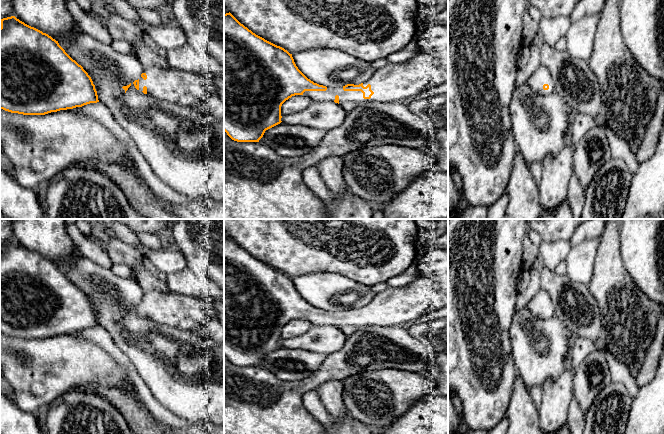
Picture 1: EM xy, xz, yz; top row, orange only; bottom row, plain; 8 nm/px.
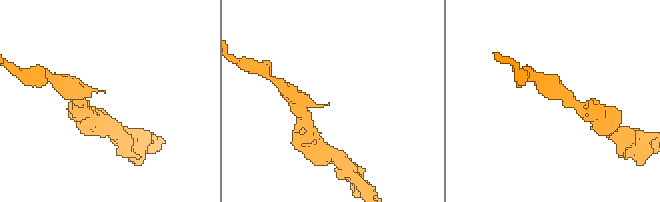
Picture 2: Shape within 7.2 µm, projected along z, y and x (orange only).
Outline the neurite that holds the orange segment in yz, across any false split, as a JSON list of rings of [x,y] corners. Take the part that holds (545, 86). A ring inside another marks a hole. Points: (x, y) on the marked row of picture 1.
[[[541,65],[527,79],[527,83],[531,90],[541,96],[546,96],[555,93],[555,82],[548,68]]]

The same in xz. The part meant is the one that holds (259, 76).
[[[230,12],[224,14],[224,131],[237,142],[259,142],[266,130],[280,124],[282,104],[295,95],[304,95],[313,102],[332,101],[338,104],[354,102],[400,102],[448,81],[448,24],[428,26],[417,40],[415,55],[402,63],[388,64],[375,71],[370,79],[359,85],[326,87],[308,79],[296,66],[292,54],[256,35],[241,24]]]

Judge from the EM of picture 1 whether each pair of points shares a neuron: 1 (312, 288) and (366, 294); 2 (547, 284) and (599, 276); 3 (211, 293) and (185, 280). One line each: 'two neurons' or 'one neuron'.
1: one neuron
2: two neurons
3: one neuron

